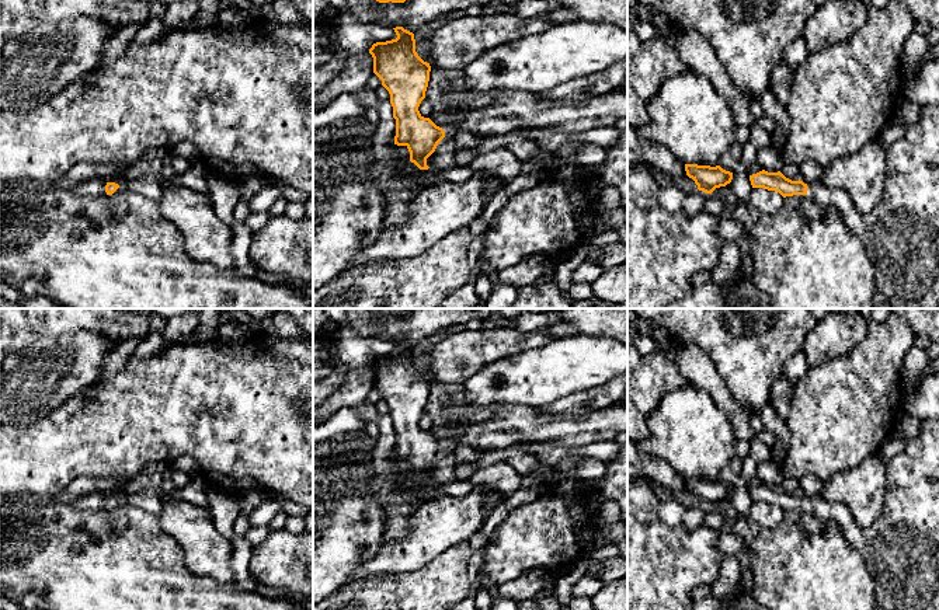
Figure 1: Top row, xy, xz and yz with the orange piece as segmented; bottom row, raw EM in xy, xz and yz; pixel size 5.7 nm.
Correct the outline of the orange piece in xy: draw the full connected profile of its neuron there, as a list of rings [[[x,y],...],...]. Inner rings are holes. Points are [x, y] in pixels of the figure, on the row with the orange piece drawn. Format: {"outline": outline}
{"outline": [[[93,178],[90,181],[80,181],[77,184],[70,185],[73,192],[80,196],[104,196],[112,195],[119,185],[115,182],[105,182],[98,178]]]}

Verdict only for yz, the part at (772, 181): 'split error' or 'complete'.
split error

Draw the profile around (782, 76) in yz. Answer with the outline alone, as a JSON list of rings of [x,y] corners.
[[[776,63],[771,73],[769,90],[783,107],[787,105],[792,83],[793,70],[785,63]]]

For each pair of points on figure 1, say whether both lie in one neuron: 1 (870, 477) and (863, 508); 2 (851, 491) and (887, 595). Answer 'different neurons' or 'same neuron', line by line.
1: same neuron
2: different neurons

